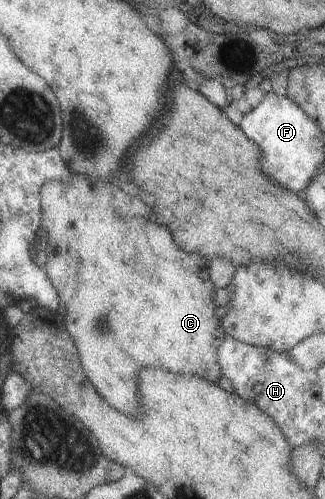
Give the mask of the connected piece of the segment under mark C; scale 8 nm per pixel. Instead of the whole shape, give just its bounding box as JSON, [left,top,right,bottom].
[38,173,225,416]

